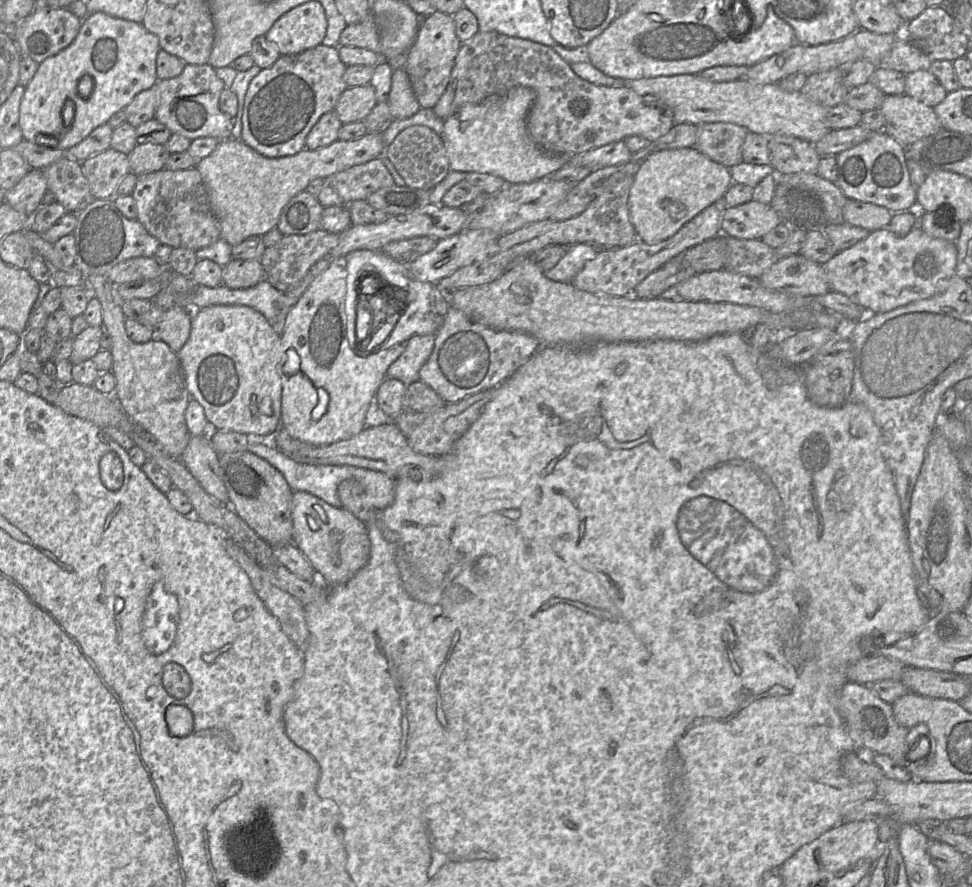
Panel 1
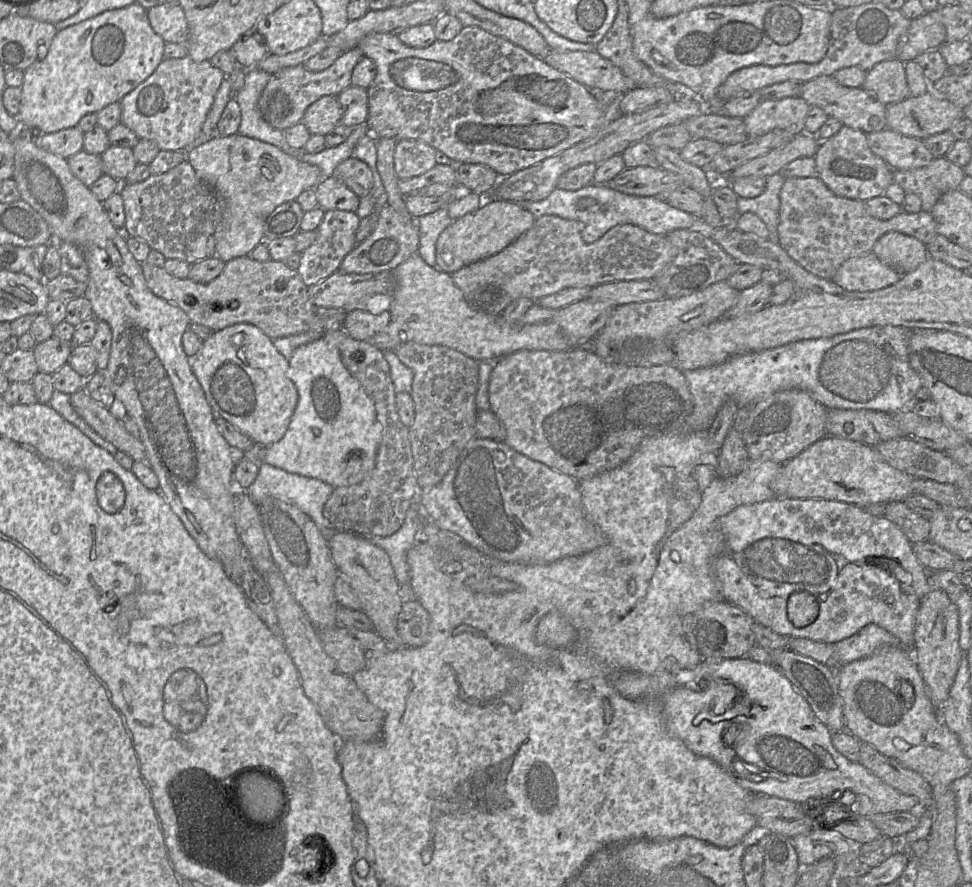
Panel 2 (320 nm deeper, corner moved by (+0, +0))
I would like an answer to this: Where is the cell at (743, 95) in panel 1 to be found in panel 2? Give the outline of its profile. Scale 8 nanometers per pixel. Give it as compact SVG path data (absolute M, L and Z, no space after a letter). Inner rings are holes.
M551 49L544 61L591 91L613 91L623 95L635 88L633 82L615 64L596 51L570 52Z

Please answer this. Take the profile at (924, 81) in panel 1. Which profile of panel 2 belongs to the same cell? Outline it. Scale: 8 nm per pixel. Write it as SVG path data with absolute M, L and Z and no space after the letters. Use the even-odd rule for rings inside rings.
M895 58L878 63L867 71L862 88L886 106L908 98L905 63Z

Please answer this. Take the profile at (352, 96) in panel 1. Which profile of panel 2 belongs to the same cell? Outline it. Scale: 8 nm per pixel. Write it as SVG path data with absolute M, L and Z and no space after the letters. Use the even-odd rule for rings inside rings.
M335 95L323 96L305 111L302 122L311 135L326 135L341 122L343 108Z

